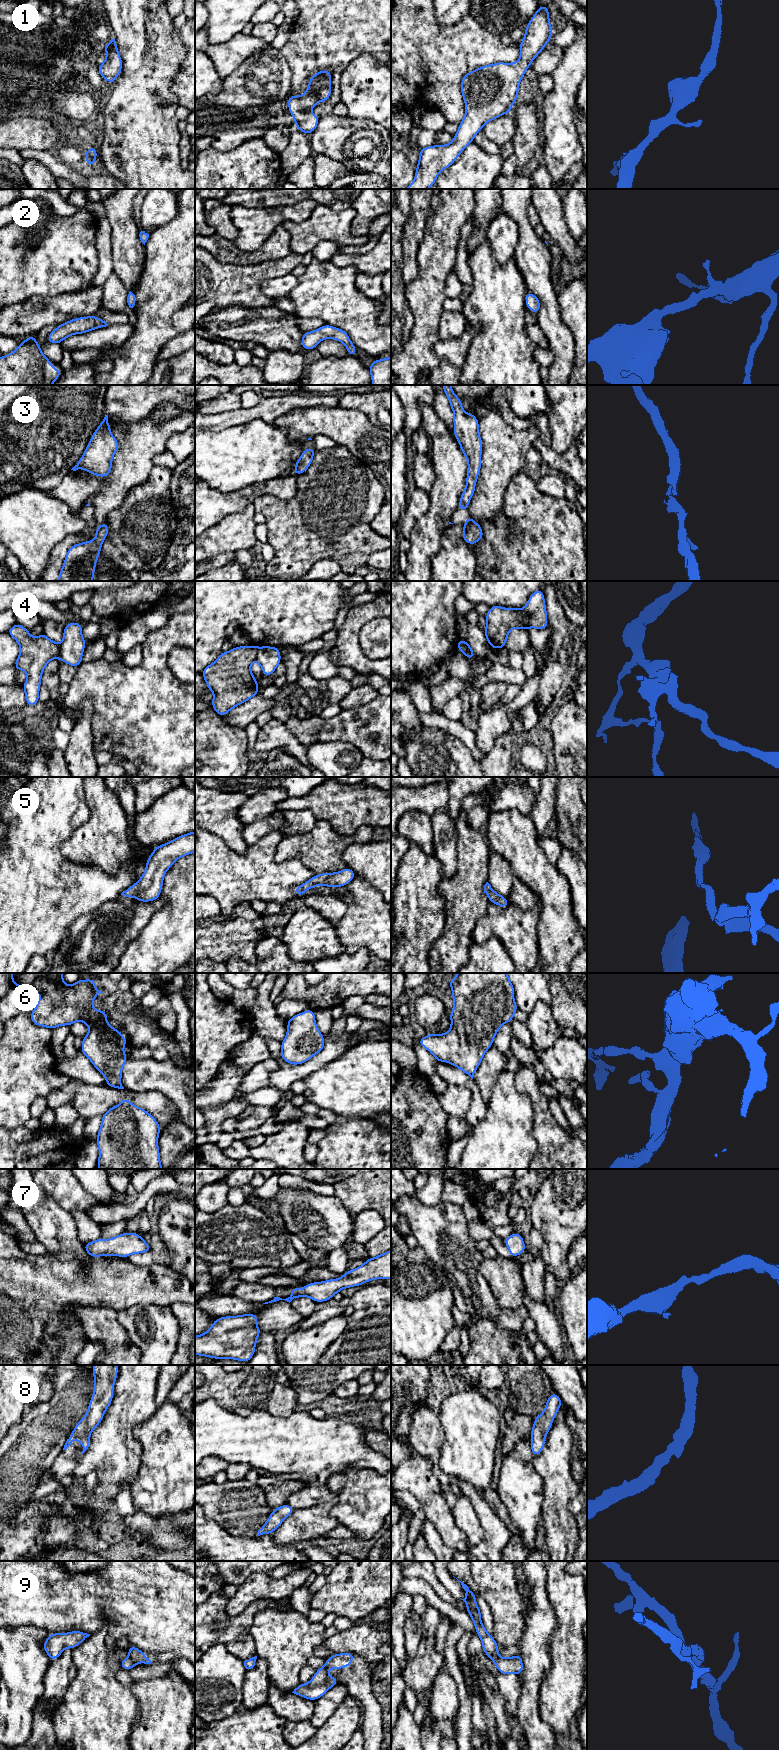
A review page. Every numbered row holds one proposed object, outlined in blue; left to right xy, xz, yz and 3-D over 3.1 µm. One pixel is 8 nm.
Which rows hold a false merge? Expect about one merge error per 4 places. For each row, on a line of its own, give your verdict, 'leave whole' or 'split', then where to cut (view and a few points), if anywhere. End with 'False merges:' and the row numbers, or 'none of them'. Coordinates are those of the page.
1: leave whole; cut none
2: leave whole; cut none
3: leave whole; cut none
4: split; cut xy (60, 645), (58, 657)
5: leave whole; cut none
6: leave whole; cut none
7: leave whole; cut none
8: leave whole; cut none
9: split; cut xy (129, 1656), (136, 1663)
False merges: 4, 9

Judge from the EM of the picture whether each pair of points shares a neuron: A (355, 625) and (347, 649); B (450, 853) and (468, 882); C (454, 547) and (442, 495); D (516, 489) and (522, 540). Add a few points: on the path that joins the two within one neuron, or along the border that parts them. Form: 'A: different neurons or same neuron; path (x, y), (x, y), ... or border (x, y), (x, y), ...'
A: same neuron; path (349, 631), (348, 643)
B: different neurons; border (457, 840), (456, 872), (449, 878), (443, 879)
C: different neurons; border (448, 523), (443, 531), (440, 546)
D: same neuron; path (522, 502), (522, 527)

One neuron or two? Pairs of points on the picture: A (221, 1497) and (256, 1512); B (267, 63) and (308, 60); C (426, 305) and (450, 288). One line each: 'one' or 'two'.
A: one
B: two
C: two

